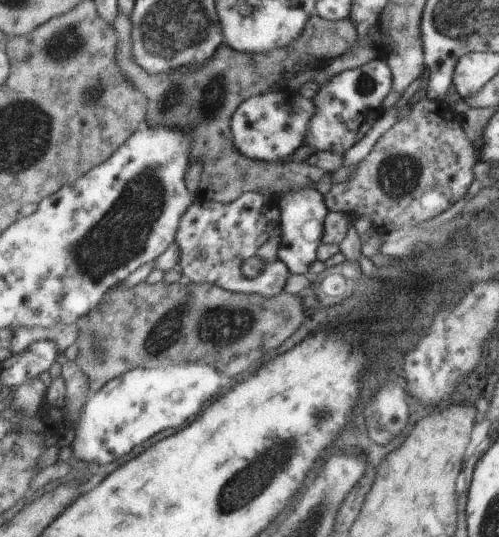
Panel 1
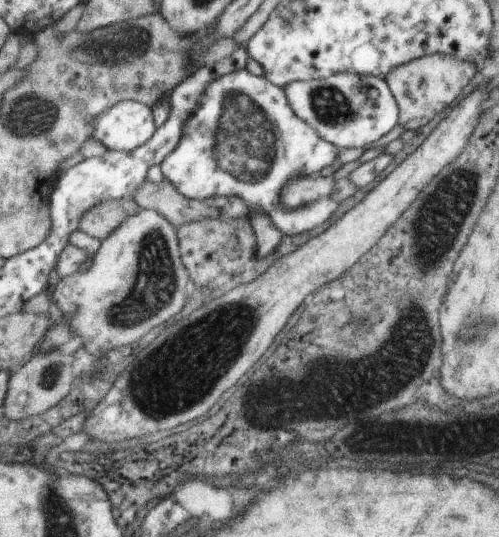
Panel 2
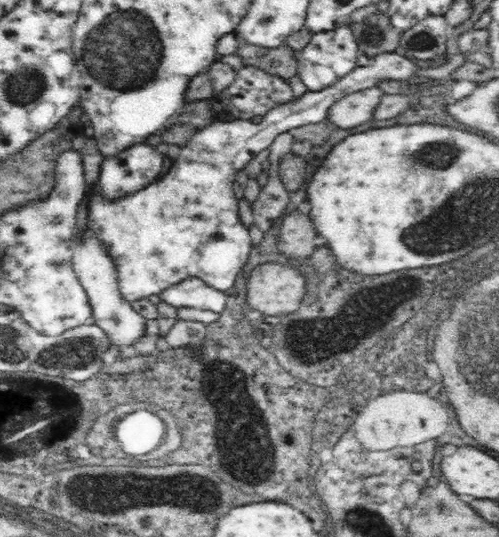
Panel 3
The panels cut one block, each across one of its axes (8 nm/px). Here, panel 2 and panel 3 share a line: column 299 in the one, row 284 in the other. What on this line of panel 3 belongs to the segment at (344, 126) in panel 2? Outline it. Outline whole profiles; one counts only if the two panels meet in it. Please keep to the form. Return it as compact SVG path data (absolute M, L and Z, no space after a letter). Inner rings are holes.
M88 230L85 232L84 240L77 243L75 247L73 263L74 270L83 284L84 290L88 293L88 297L90 297L94 311L94 323L98 323L111 337L112 348L116 346L116 348L123 350L134 339L145 334L146 320L132 311L129 304L121 301L117 294L113 262L104 254L103 248L95 239L91 238L91 232Z

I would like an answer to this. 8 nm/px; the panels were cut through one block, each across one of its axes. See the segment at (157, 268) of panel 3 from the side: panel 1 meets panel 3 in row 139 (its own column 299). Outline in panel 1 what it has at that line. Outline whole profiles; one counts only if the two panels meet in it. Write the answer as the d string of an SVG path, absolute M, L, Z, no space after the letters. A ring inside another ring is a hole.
M303 185L301 190L291 191L284 198L278 198L281 208L281 230L284 240L281 243L280 260L288 264L292 274L308 274L310 266L318 259L318 252L324 237L324 222L329 211L320 190Z

